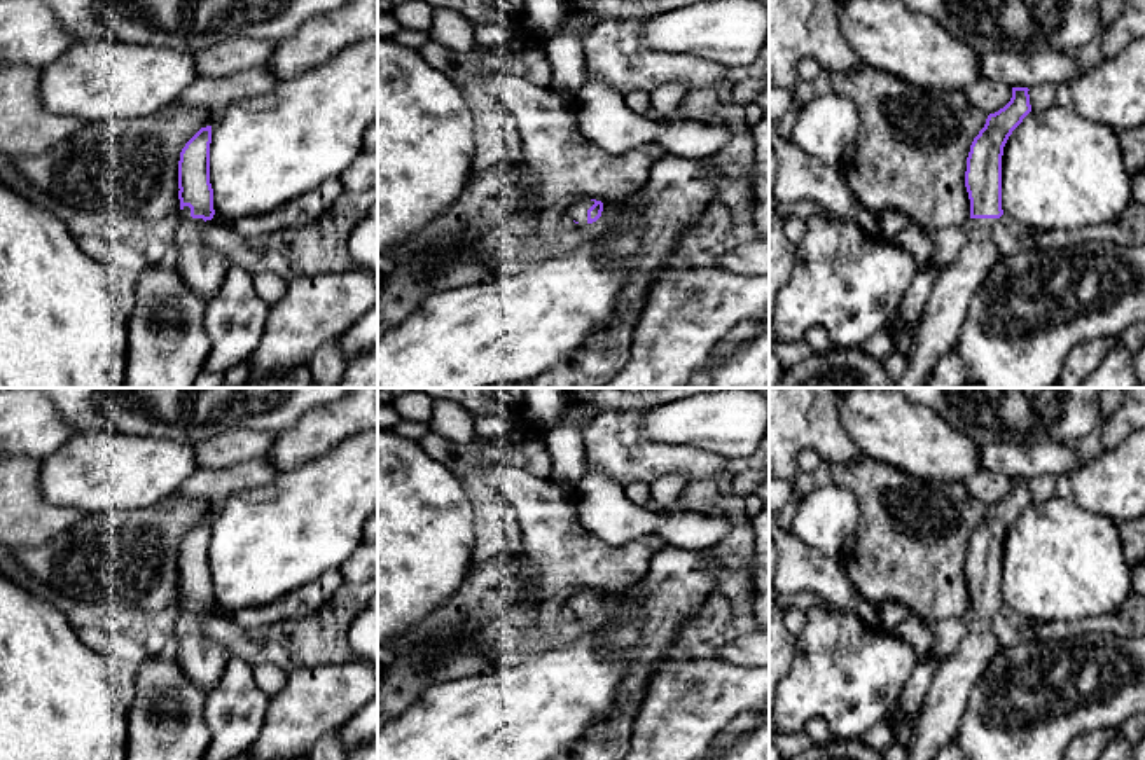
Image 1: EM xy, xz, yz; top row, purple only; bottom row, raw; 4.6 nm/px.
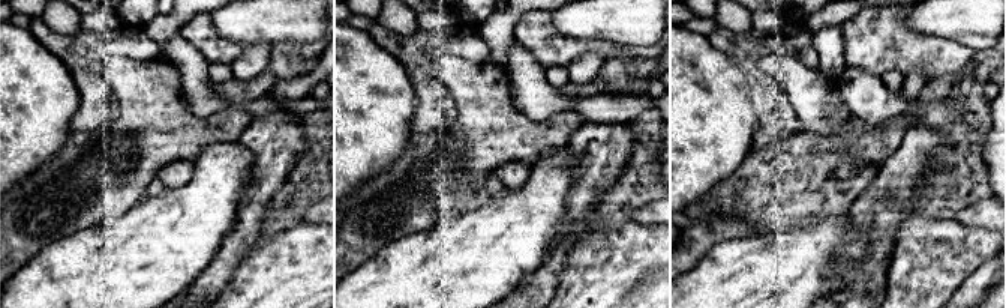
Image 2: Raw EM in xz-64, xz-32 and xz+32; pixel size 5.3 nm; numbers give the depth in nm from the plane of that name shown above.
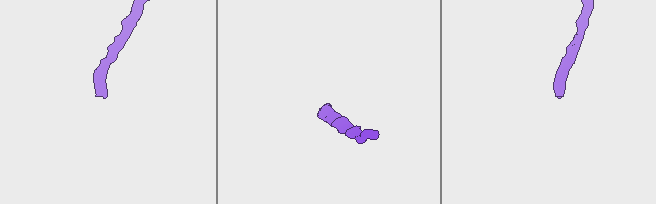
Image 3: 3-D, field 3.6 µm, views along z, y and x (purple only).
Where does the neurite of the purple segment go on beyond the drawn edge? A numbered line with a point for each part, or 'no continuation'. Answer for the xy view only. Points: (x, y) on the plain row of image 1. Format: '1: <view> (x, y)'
1: xy (201, 659)

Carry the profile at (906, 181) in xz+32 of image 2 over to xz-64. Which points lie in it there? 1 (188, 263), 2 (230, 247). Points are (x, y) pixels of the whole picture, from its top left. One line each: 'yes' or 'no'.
1: no
2: yes

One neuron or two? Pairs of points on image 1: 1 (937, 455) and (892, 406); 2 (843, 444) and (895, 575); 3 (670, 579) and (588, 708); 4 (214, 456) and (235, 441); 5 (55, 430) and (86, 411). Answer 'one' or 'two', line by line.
1: one
2: two
3: two
4: one
5: two

